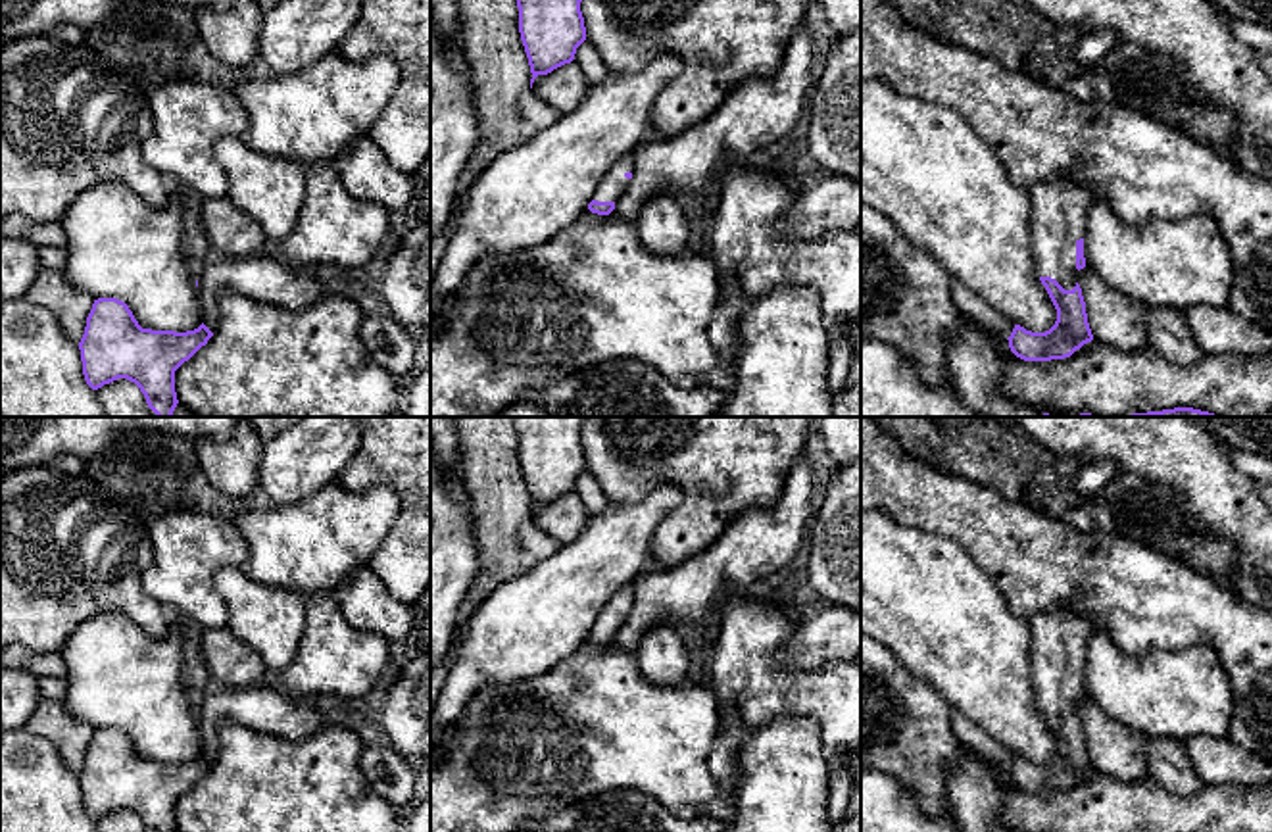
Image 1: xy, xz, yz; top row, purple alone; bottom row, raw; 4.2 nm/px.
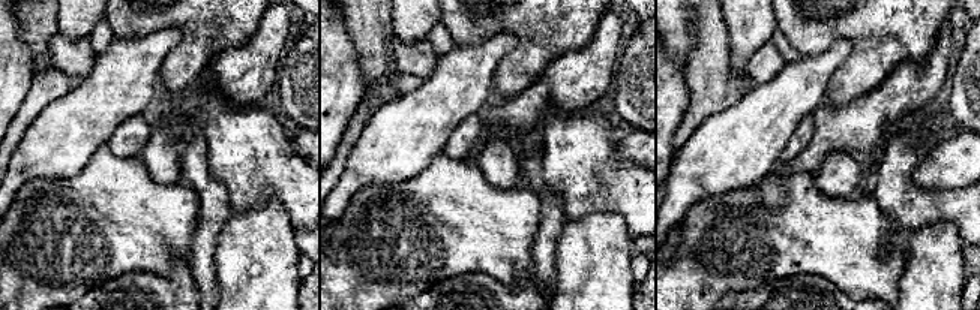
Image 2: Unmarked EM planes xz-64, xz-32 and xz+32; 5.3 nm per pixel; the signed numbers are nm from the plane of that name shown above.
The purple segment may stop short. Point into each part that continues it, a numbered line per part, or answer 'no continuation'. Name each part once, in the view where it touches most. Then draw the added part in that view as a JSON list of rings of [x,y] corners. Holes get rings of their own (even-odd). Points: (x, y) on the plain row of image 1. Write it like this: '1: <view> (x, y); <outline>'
1: yz (1059, 636); [[[1074,607],[1041,611],[1028,621],[1036,703],[1072,721],[1078,713],[1076,673],[1086,665],[1086,646],[1093,624]]]

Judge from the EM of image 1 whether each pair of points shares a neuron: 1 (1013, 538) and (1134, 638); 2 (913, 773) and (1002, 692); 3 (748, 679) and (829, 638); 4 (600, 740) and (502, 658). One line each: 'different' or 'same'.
1: same
2: different
3: different
4: different

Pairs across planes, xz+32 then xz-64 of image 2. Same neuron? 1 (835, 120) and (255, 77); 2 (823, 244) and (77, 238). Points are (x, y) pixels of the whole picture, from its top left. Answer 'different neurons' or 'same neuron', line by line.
1: same neuron
2: same neuron

